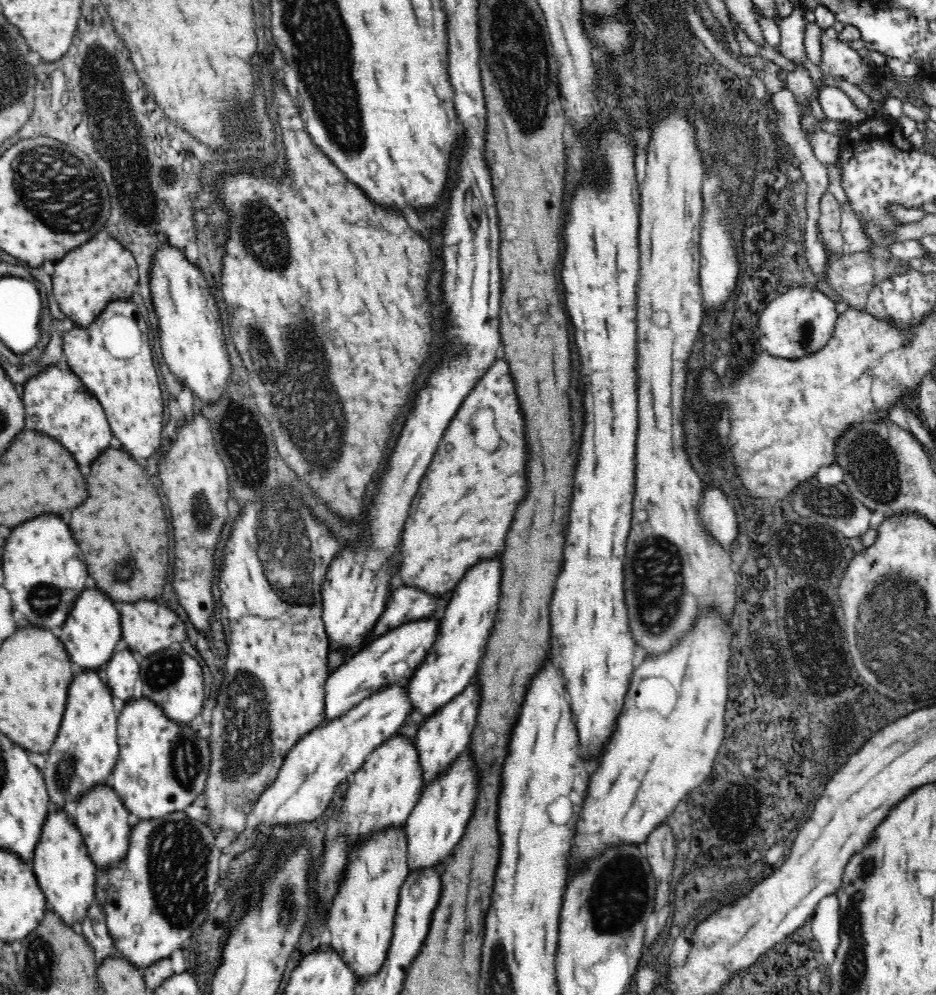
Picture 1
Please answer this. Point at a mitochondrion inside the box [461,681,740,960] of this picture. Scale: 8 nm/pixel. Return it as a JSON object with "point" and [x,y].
{"point":[616,901]}

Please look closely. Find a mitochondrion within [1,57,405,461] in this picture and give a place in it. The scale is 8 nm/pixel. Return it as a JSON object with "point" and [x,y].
{"point":[43,167]}

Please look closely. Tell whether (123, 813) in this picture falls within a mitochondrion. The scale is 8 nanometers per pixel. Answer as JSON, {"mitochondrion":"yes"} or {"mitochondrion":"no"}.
{"mitochondrion":"no"}

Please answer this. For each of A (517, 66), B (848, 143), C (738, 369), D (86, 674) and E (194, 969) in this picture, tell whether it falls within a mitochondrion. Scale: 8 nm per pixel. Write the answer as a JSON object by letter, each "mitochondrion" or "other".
{"A":"mitochondrion","B":"other","C":"other","D":"other","E":"other"}

